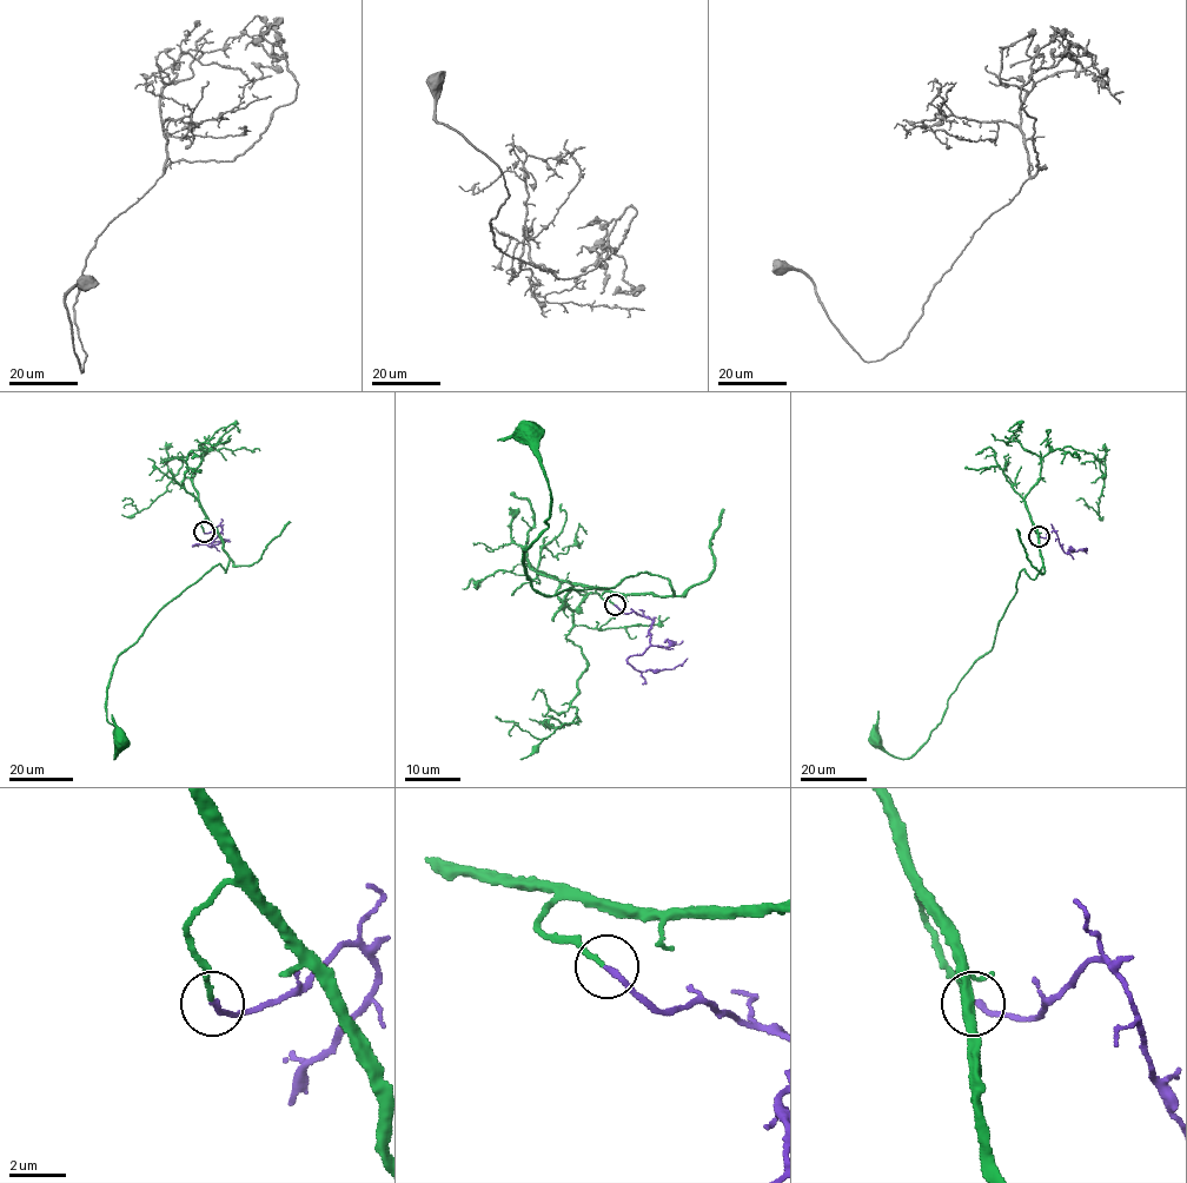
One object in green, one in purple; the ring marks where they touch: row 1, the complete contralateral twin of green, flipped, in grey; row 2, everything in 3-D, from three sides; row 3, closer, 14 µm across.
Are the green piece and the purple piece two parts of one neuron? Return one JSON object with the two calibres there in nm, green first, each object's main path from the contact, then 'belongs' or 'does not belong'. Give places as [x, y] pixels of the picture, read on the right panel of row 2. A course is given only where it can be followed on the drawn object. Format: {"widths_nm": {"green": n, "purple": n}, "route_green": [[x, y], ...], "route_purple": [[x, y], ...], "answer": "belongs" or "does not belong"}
{"widths_nm": {"green": 140, "purple": 200}, "route_green": [[1039, 535], [1032, 522], [1041, 568], [1035, 579], [1020, 570], [993, 646], [929, 739], [900, 759], [875, 739]], "route_purple": [[1039, 536], [1047, 537], [1052, 531], [1065, 553], [1085, 548]], "answer": "belongs"}

